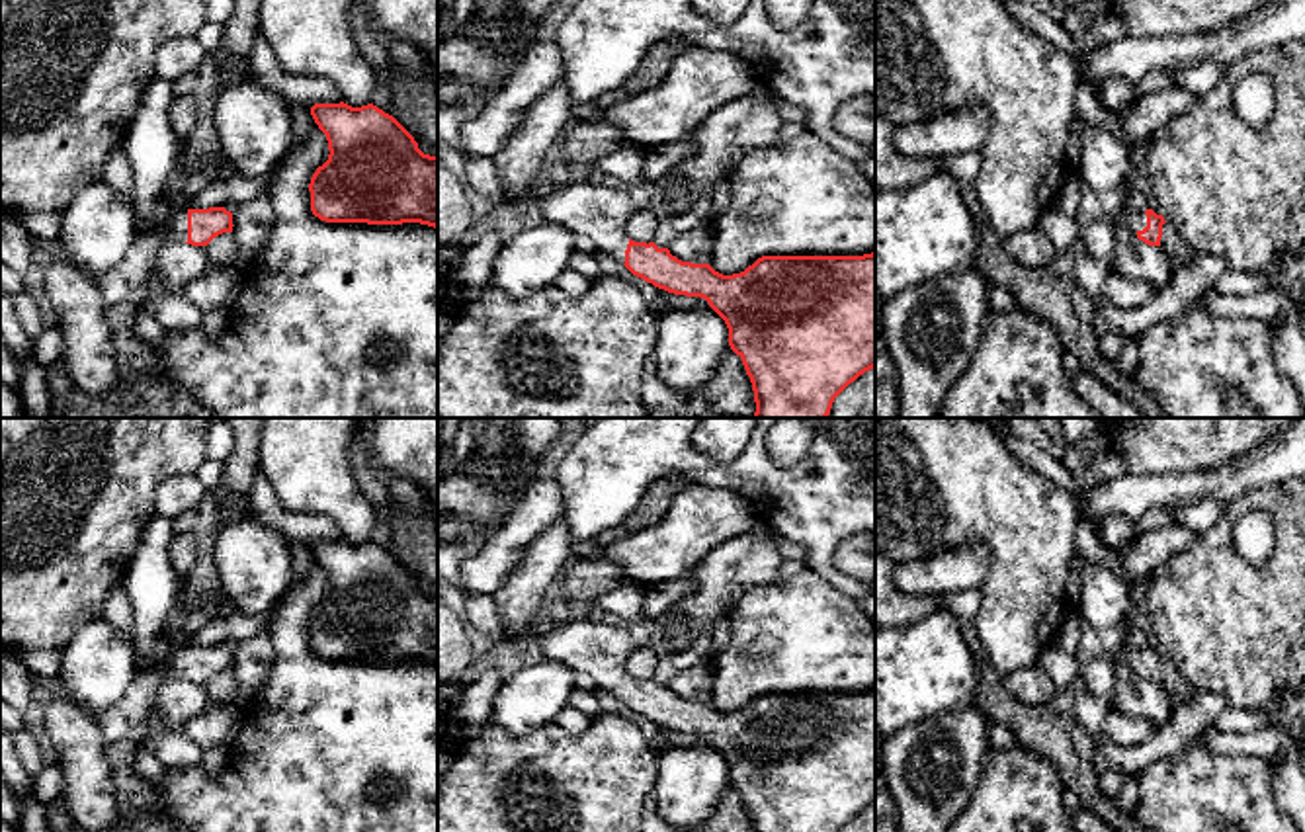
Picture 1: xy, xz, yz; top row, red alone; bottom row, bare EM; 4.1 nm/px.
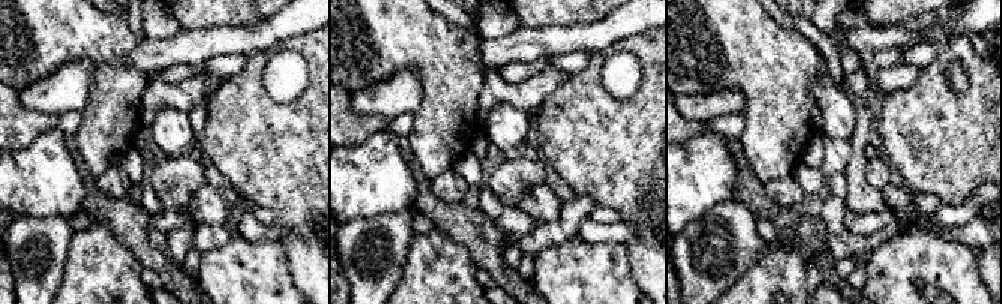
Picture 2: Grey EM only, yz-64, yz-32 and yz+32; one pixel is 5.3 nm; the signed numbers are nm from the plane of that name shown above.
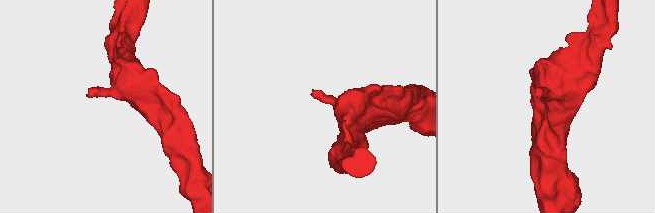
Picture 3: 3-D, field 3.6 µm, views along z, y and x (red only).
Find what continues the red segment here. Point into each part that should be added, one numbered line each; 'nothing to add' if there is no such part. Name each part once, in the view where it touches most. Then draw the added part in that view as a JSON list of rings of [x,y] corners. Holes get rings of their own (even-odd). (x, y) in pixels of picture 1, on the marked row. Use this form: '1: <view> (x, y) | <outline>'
1: xy (174, 231) | [[[188,211],[170,213],[162,225],[162,244],[186,244],[188,242]]]

